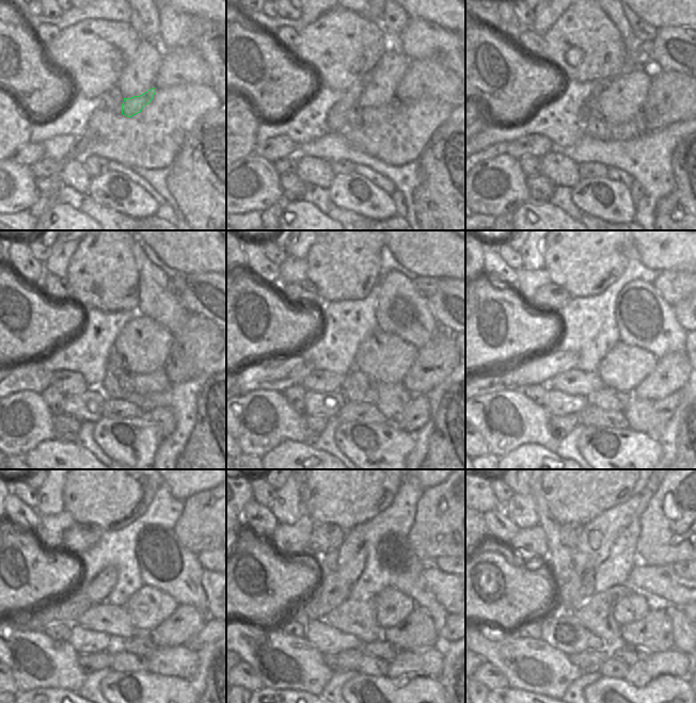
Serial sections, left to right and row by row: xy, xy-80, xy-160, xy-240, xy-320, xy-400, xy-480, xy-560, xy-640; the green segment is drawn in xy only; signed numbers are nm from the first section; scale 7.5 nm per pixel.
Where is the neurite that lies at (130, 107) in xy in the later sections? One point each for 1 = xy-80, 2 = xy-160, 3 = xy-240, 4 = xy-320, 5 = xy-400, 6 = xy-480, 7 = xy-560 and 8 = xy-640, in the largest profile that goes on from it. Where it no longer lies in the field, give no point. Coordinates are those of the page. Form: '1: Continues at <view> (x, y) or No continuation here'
1: Continues at xy-80 (375, 115)
2: Continues at xy-160 (634, 128)
3: Continues at xy-240 (157, 382)
4: Continues at xy-320 (393, 399)
5: Continues at xy-400 (641, 414)
6: Continues at xy-480 (179, 661)
7: Continues at xy-560 (408, 665)
8: Continues at xy-640 (673, 662)

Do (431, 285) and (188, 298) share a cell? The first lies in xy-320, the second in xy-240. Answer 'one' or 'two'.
two

